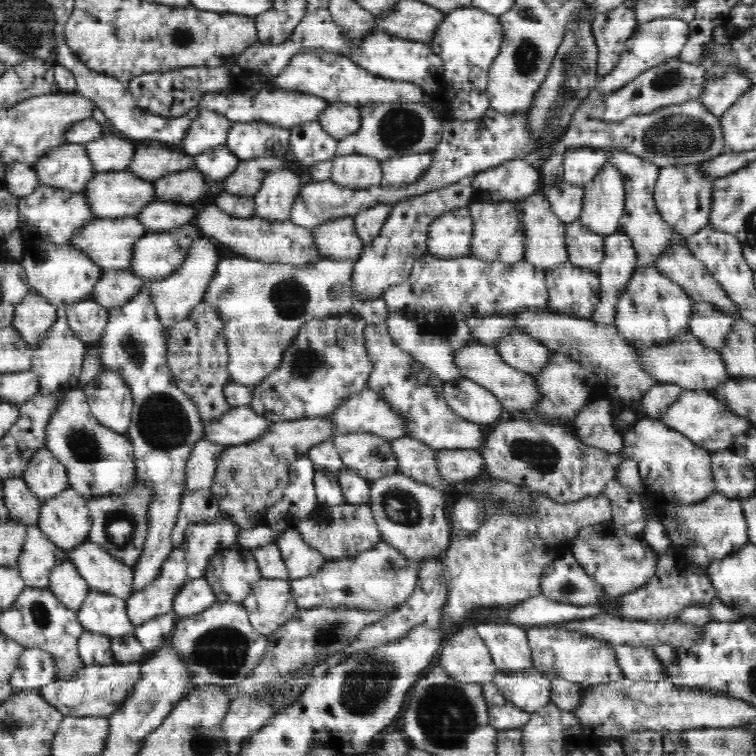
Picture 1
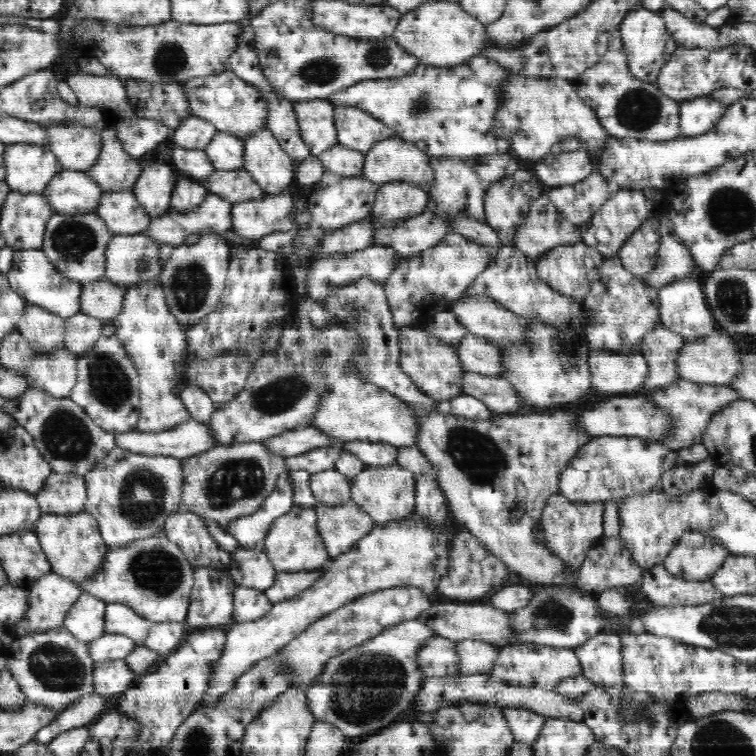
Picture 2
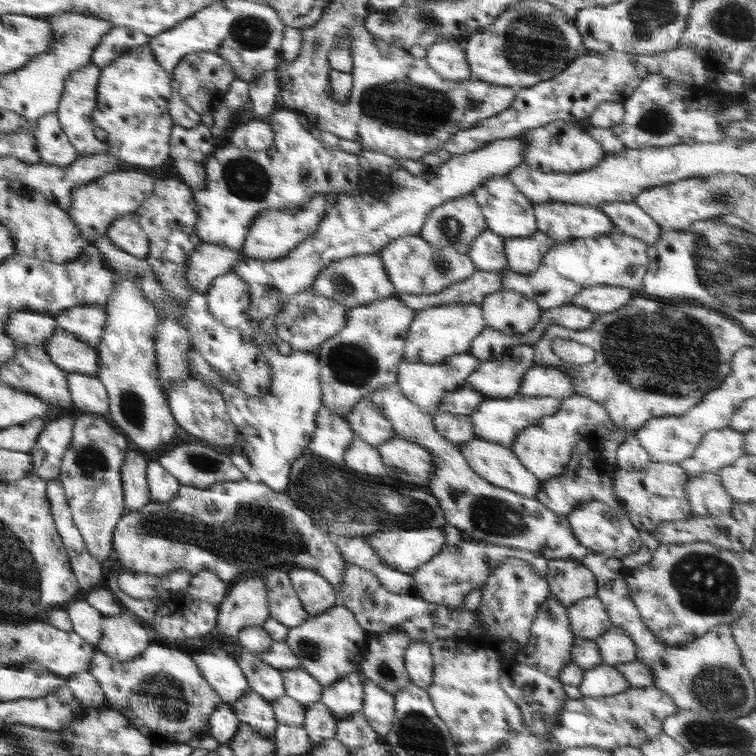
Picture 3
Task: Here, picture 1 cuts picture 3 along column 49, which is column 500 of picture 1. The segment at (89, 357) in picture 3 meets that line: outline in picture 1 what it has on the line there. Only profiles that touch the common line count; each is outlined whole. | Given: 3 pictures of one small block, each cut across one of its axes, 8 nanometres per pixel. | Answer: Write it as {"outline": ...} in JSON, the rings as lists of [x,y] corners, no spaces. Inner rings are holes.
{"outline":[[[517,329],[504,334],[494,346],[504,363],[530,374],[544,370],[554,353],[528,333],[521,333]]]}

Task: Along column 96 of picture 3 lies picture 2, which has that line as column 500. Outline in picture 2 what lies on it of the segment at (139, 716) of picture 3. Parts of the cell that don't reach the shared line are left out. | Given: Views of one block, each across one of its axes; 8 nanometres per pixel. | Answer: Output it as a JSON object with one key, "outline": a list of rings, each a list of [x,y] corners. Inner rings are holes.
{"outline":[[[536,644],[508,645],[500,649],[496,666],[488,674],[508,685],[534,687],[546,691],[555,691],[556,686],[566,678],[576,678],[582,675],[580,661],[576,657],[576,650],[566,648],[552,648]]]}

